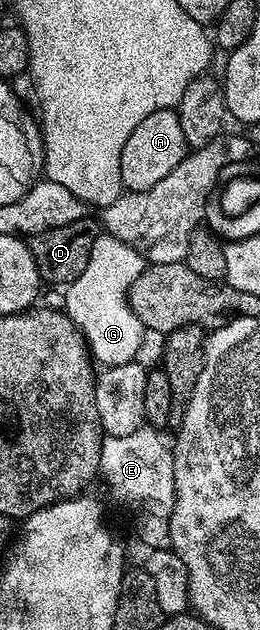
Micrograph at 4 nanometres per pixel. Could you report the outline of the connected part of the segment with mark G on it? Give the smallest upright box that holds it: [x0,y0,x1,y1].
[64,233,147,367]

